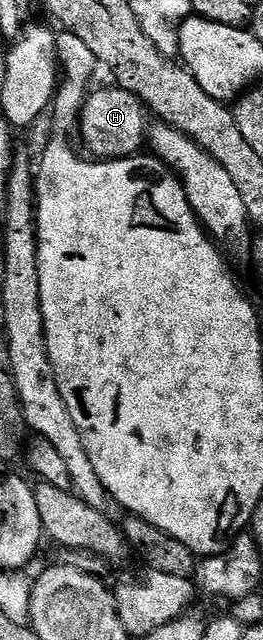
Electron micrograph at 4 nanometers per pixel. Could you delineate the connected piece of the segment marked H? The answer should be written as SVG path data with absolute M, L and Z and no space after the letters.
M108 84L105 90L94 90L85 97L78 119L79 145L88 149L87 157L92 160L111 160L139 155L143 151L140 149L145 149L150 129L150 114L144 103L138 100L138 96L115 84Z

